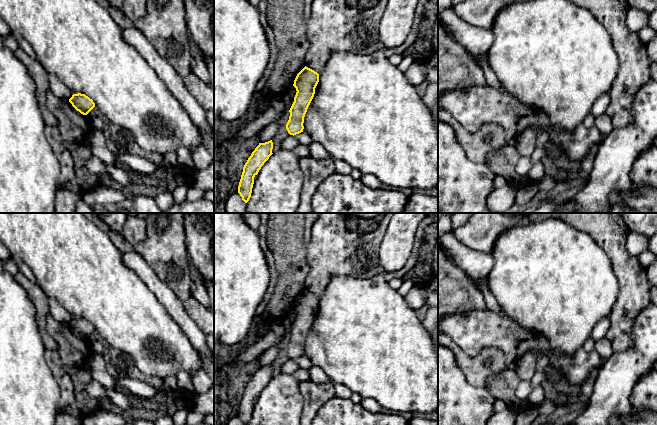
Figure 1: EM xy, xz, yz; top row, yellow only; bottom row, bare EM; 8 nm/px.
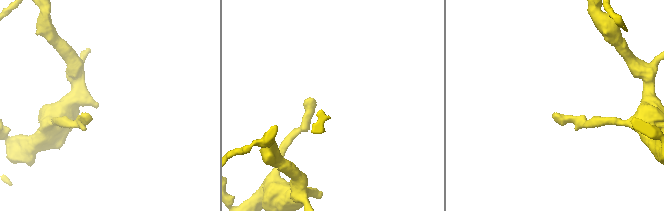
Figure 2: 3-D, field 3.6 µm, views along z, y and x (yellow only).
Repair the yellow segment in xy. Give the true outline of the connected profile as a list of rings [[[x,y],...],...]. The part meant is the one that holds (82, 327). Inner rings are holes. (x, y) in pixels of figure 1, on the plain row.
[[[81,317],[73,318],[69,326],[83,339],[87,339],[95,331],[93,324]]]

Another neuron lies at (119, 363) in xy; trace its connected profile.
[[[96,331],[86,340],[91,352],[101,355],[105,360],[106,368],[114,375],[138,379],[147,382],[157,389],[162,389],[162,378],[149,377],[141,373],[135,366],[130,355],[110,347]]]

